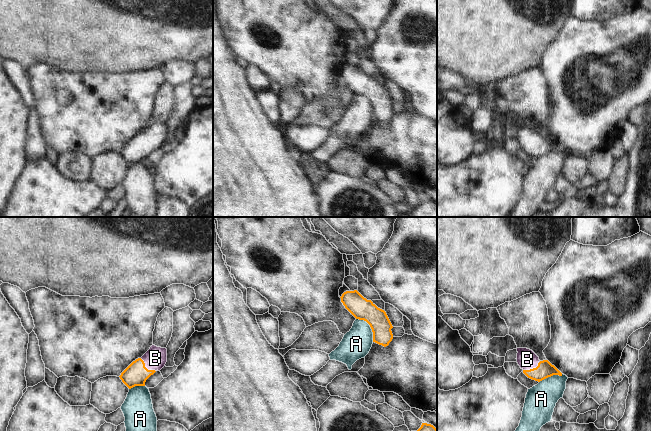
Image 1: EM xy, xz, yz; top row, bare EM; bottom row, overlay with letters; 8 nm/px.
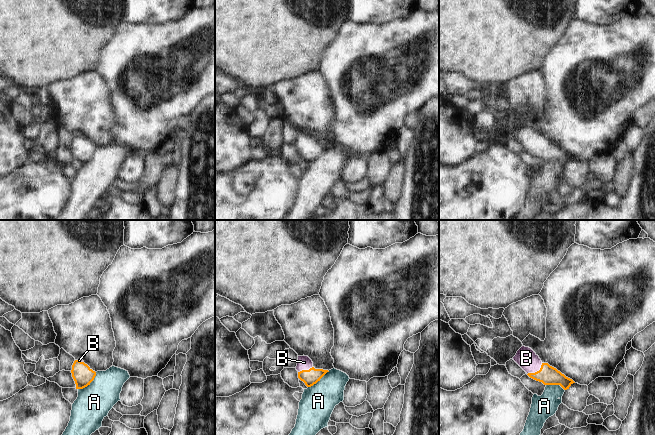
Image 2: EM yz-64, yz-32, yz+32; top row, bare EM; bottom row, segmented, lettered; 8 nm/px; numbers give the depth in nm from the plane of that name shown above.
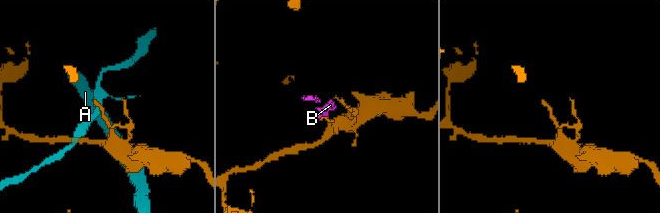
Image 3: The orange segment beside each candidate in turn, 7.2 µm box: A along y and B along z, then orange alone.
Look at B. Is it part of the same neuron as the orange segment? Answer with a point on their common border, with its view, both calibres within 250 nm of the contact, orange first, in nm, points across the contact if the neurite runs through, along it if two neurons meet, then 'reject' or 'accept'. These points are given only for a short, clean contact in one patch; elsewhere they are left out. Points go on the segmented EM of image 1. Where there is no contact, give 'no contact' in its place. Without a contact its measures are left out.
meets orange in xy at (145, 367); 190 nm thick on the orange side, 180 nm on the other; runs through xy (136, 374), (145, 367), (155, 358); accept

